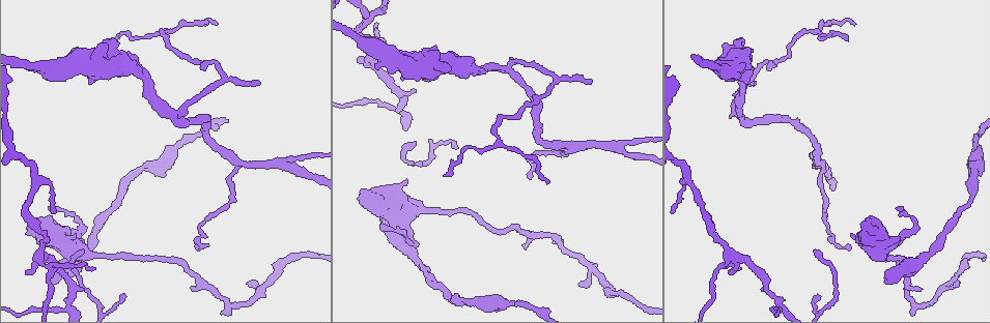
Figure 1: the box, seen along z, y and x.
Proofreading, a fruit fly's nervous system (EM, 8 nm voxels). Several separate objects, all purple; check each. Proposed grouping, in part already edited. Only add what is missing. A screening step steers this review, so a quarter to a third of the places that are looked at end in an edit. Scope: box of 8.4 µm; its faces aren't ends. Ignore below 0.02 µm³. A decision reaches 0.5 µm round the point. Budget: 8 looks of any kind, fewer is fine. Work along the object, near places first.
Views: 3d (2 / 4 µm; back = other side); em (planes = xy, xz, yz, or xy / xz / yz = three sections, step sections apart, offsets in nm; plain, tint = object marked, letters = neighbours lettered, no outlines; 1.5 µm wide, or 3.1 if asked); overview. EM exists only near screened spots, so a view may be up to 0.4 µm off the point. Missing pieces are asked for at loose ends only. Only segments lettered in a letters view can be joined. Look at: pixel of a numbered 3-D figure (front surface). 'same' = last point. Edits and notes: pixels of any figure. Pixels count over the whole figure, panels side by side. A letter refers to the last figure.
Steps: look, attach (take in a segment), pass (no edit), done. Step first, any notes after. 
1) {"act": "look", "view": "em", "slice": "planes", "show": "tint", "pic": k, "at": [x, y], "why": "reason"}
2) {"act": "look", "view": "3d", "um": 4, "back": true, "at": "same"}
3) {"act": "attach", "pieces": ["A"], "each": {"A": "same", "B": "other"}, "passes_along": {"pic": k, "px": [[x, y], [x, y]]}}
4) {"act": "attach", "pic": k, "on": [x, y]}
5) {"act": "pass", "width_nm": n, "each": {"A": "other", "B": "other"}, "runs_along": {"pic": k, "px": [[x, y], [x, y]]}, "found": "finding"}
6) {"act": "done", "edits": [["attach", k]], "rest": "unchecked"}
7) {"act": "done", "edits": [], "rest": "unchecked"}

{"act": "look", "view": "em", "slice": "xz", "step": 8, "show": "letters", "pic": 1, "at": [199, 249], "why": "thin end"}

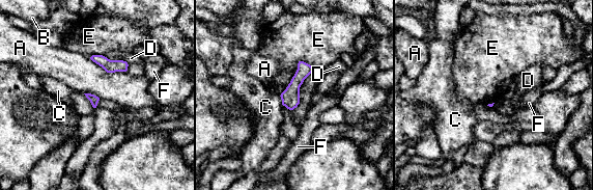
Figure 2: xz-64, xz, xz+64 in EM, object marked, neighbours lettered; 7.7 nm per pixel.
{"act": "look", "view": "em", "slice": "planes", "show": "letters", "at": "same", "why": "cut it another way"}

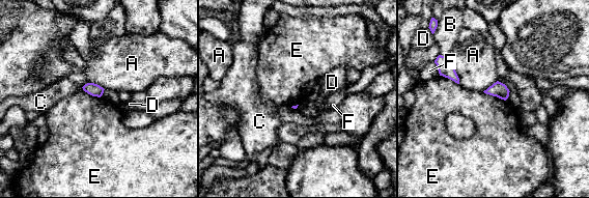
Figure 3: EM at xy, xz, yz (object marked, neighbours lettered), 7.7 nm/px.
{"act": "pass", "each": {"A": "other", "B": "other", "C": "other", "D": "other", "E": "other", "F": "other"}, "found": "no lettered segment goes on from it"}

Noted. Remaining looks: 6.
{"act": "look", "view": "3d", "um": 2, "pic": 1, "at": [578, 285], "why": "an open end"}

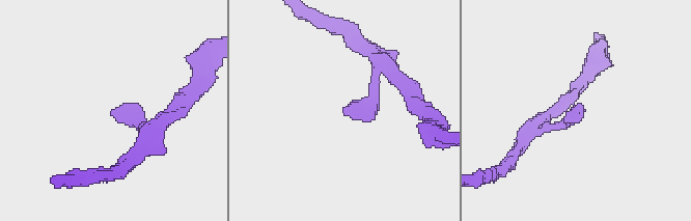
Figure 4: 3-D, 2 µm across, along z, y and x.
{"act": "look", "view": "em", "slice": "planes", "show": "plain", "pic": 4, "at": [579, 117], "why": "now the EM"}

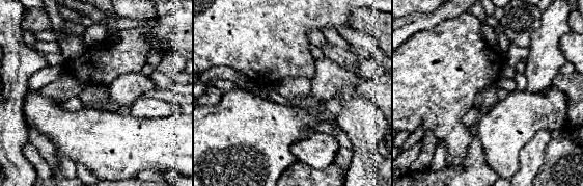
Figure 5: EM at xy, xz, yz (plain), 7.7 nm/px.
{"act": "look", "view": "em", "slice": "planes", "show": "letters", "at": "same"}

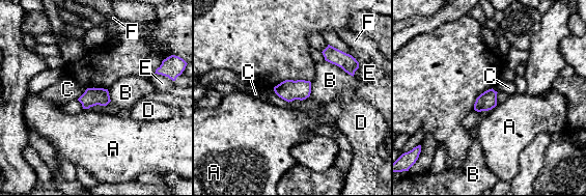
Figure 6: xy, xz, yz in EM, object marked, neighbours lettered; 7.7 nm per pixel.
{"act": "pass", "width_nm": 140, "each": {"A": "other", "B": "other", "C": "other", "D": "other", "E": "other", "F": "other"}, "border": {"pic": 6, "px": [[497, 105], [491, 110]]}, "found": "none of them fits"}

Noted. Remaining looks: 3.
{"act": "look", "view": "em", "slice": "xz", "step": 8, "show": "letters", "pic": 1, "at": [887, 284], "why": "free end"}

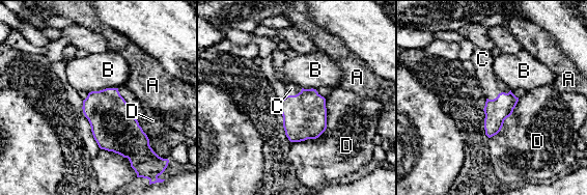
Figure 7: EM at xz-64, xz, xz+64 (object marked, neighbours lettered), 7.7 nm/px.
{"act": "attach", "pieces": ["C"], "each": {"A": "other", "B": "other", "C": "same", "D": "other"}, "passes_along": {"pic": 7, "px": [[497, 110], [498, 94], [492, 86]]}, "found": "the neuron continues"}

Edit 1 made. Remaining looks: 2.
{"act": "done", "edits": [["attach", 7]], "rest": "unchecked"}

